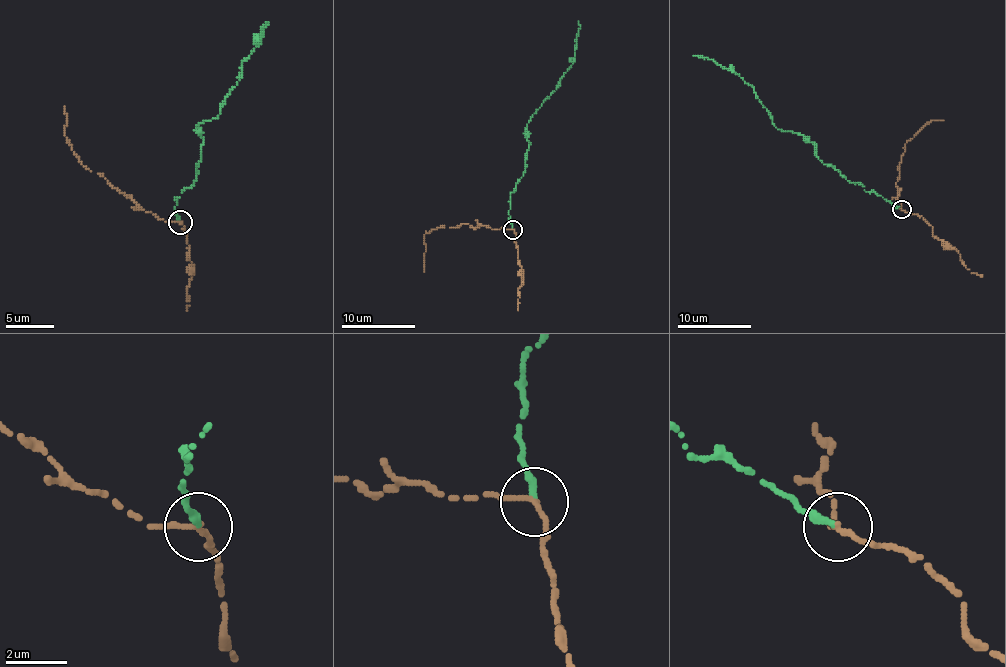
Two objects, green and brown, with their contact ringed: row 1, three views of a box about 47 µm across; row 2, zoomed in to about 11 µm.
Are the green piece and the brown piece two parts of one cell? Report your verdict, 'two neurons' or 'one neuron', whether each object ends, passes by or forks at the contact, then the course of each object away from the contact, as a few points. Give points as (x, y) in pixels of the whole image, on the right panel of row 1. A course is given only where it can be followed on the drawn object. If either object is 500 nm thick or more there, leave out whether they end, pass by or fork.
one neuron | green ends | brown passes by | green via (901, 208), (824, 164), (807, 137), (778, 129), (752, 87), (735, 72), (693, 56) | brown via (901, 208), (895, 183), (907, 142), (932, 120), (943, 120)

